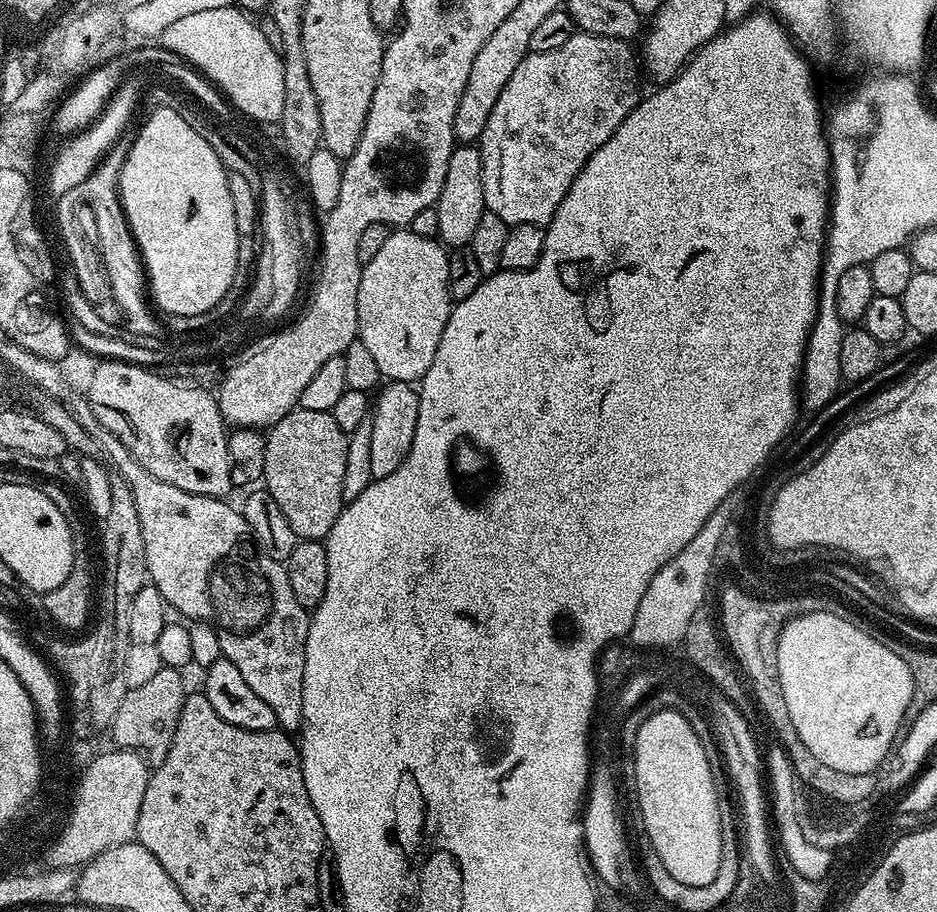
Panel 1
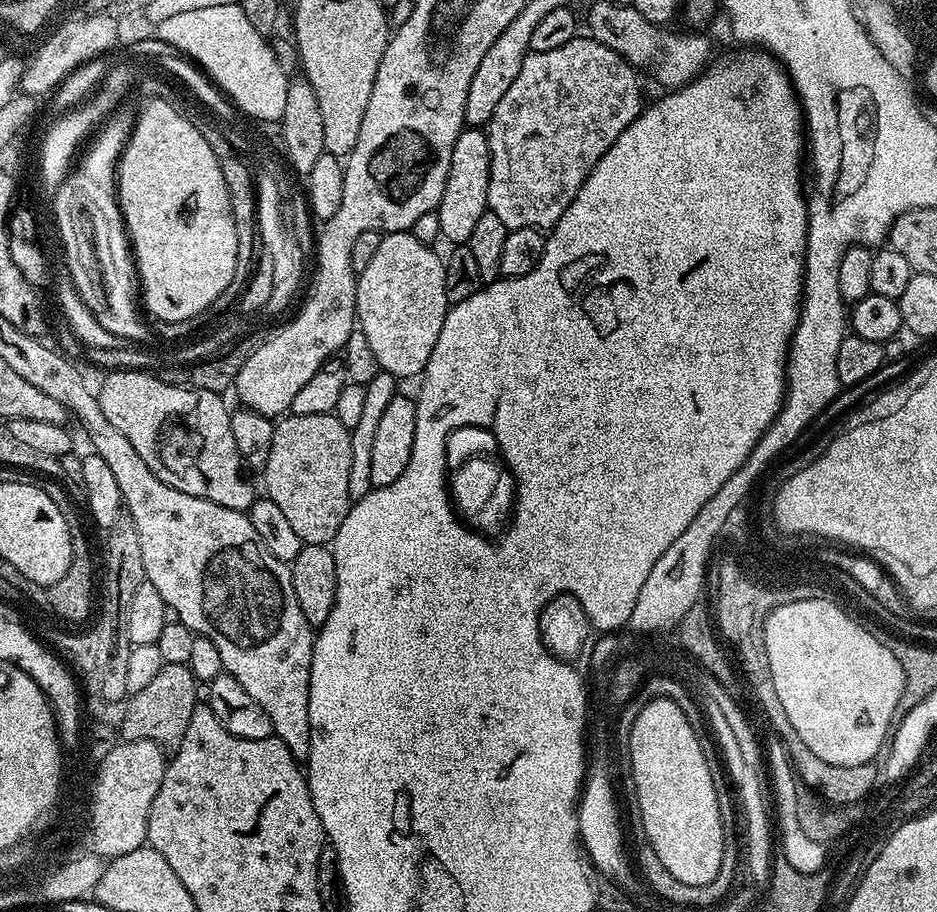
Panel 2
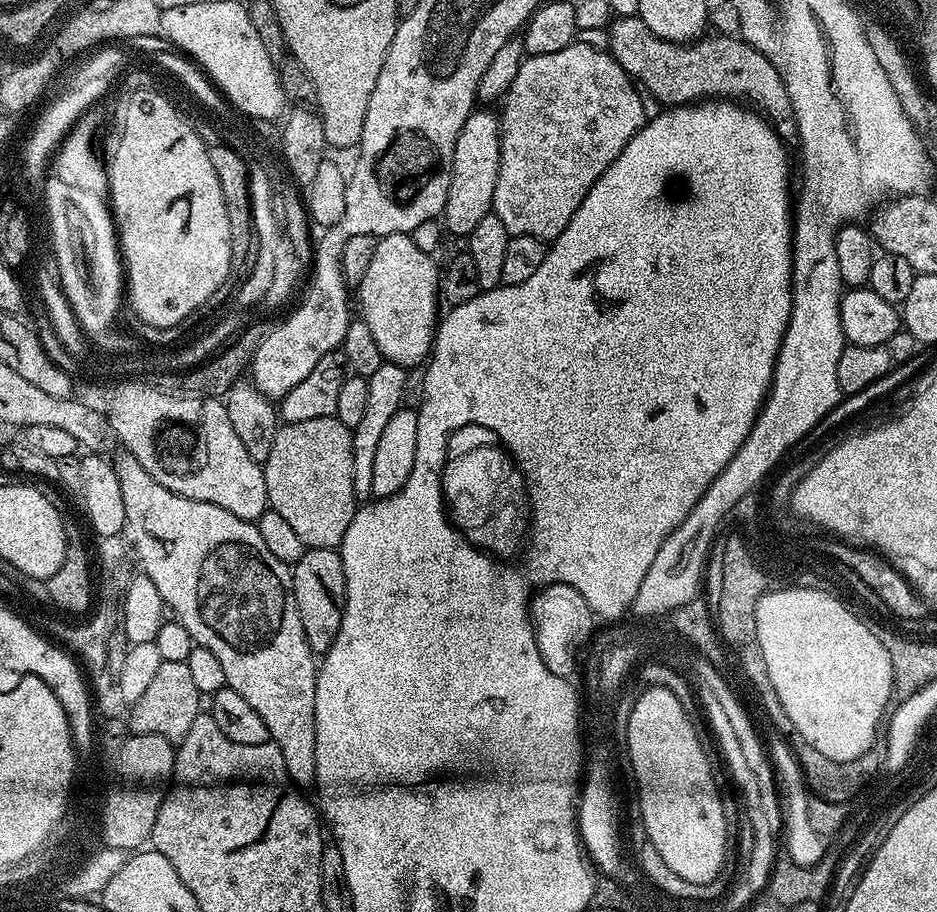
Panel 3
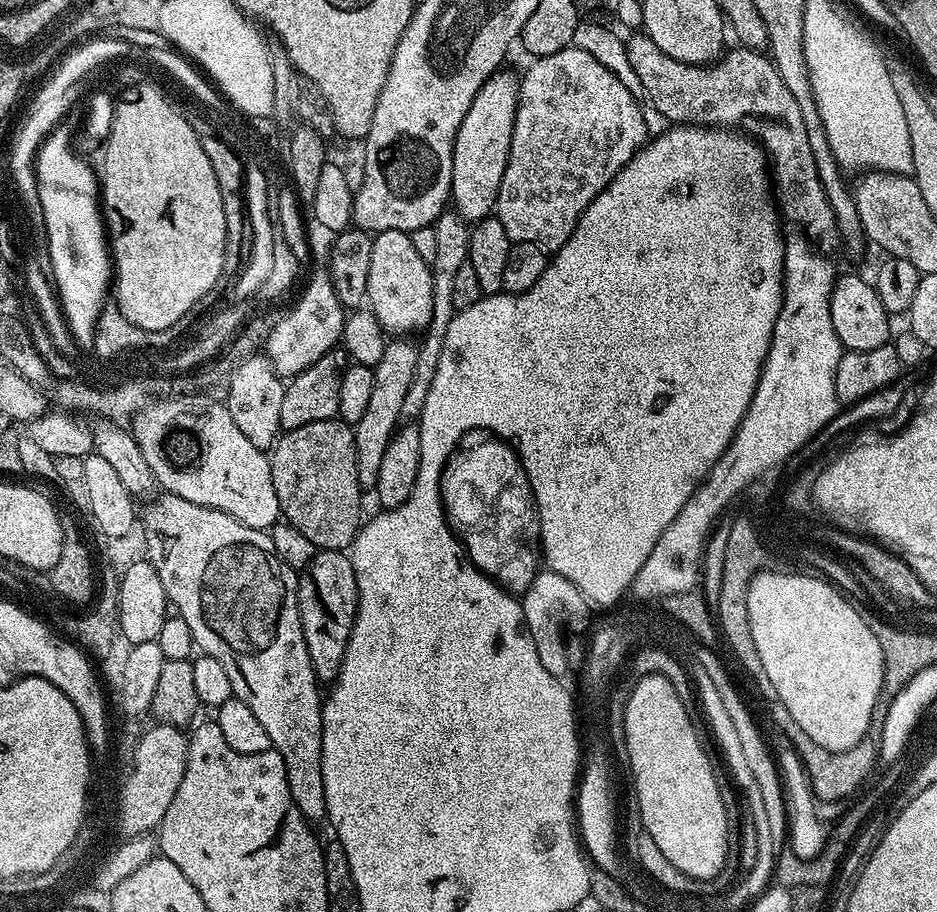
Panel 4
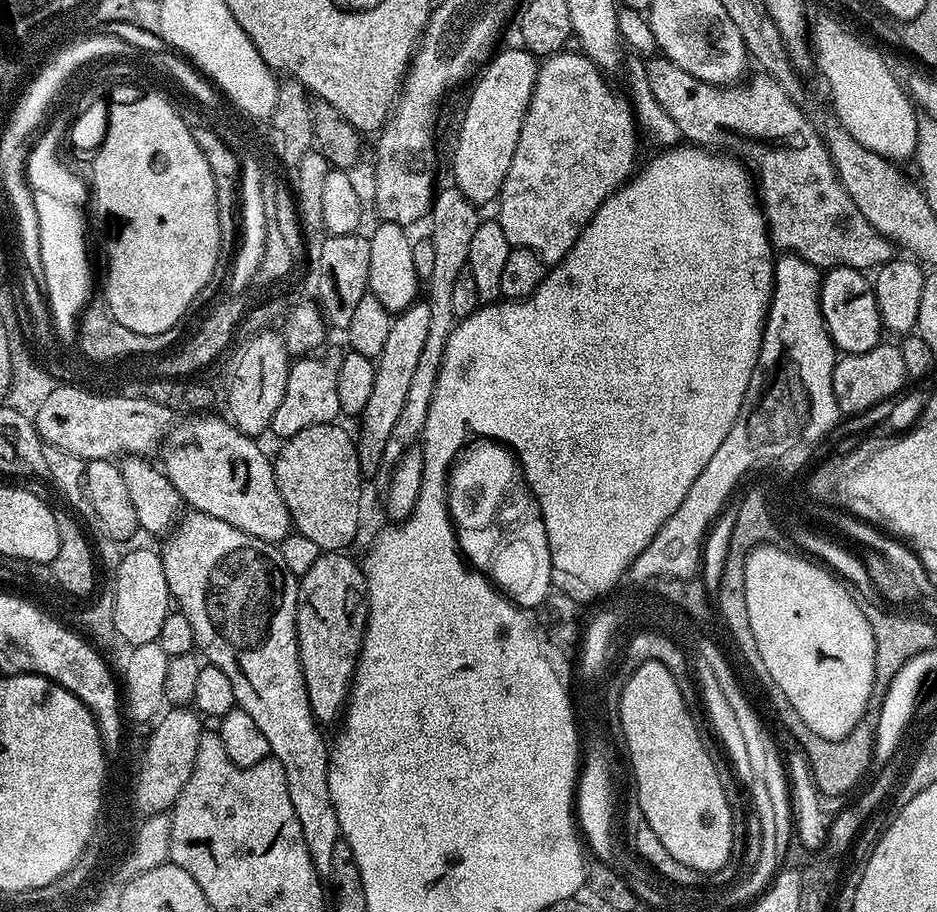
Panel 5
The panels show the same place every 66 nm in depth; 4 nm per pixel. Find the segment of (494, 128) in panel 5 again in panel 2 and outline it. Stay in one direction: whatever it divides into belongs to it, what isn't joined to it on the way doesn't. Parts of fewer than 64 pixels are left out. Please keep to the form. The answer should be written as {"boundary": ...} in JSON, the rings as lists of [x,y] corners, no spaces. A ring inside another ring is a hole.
{"boundary":[[[465,127],[464,131],[458,134],[458,142],[454,142],[454,150],[450,154],[450,174],[446,178],[446,190],[442,190],[442,202],[439,208],[436,209],[438,214],[438,222],[442,222],[442,230],[440,231],[441,237],[446,241],[449,240],[449,245],[452,246],[464,246],[467,245],[470,234],[474,234],[474,225],[477,224],[478,218],[482,218],[482,214],[488,211],[488,183],[490,182],[490,146],[488,145],[488,133],[487,131],[479,128]]]}

